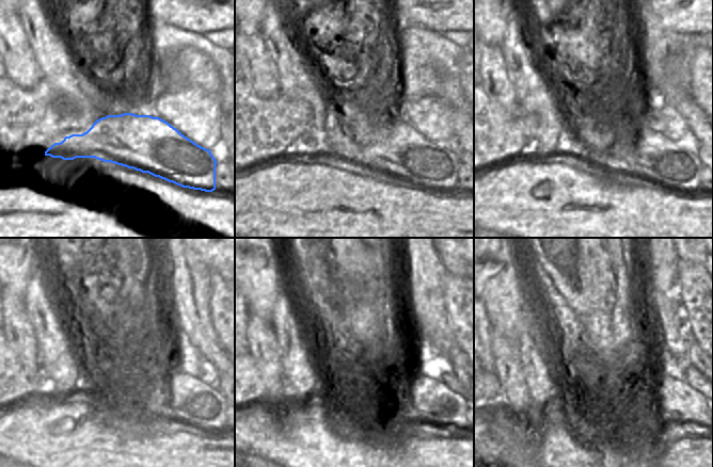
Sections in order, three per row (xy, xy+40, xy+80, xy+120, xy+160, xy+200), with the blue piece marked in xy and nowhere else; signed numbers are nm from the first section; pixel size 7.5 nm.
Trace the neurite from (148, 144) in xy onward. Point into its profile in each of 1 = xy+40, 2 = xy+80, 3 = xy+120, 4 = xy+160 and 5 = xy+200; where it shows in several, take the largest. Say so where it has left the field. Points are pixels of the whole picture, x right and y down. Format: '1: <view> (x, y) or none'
1: xy+40 (393, 146)
2: xy+80 (653, 157)
3: xy+120 (185, 398)
4: xy+160 (429, 400)
5: xy+200 (678, 403)

